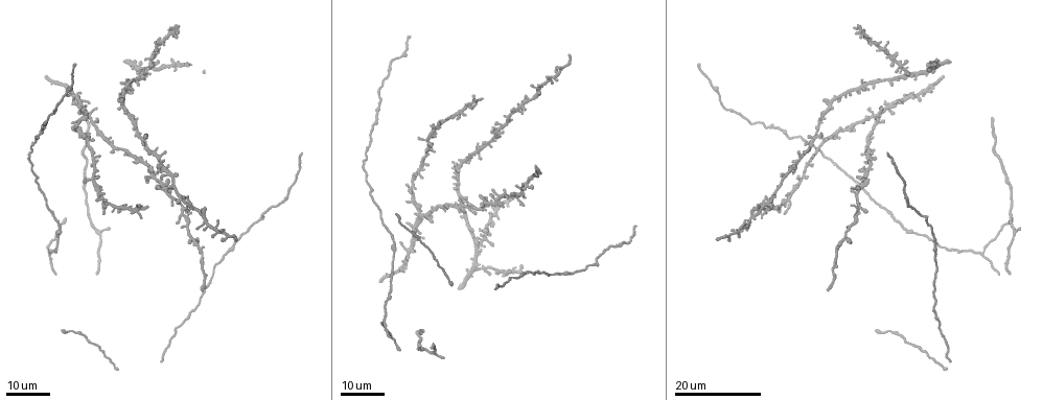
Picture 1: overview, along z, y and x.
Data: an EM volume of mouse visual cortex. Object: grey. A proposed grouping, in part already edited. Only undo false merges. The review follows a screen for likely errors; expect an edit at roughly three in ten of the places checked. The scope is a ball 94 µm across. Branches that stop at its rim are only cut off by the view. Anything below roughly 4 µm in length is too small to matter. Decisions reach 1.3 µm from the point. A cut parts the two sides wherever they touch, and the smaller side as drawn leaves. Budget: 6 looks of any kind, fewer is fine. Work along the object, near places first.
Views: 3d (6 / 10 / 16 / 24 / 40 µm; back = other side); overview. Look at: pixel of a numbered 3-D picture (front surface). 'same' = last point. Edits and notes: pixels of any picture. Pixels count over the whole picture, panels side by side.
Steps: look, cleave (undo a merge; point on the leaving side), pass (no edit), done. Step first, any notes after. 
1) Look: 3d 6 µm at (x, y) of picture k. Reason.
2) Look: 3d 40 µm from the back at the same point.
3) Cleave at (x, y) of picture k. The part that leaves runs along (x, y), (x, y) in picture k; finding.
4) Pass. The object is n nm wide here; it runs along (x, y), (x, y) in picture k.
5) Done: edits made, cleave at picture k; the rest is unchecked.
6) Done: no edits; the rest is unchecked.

Look: 3d 16 µm at (181, 196) of picture 1. Four-way junction.

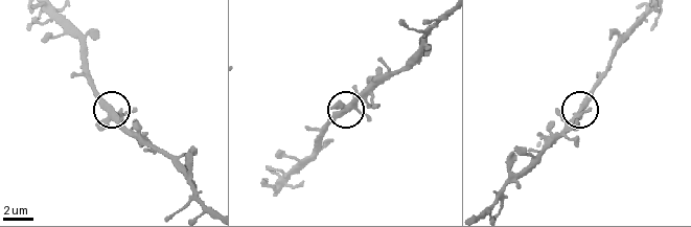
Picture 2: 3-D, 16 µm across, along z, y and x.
Look: 3d 10 µm at (348, 110) of picture 2.

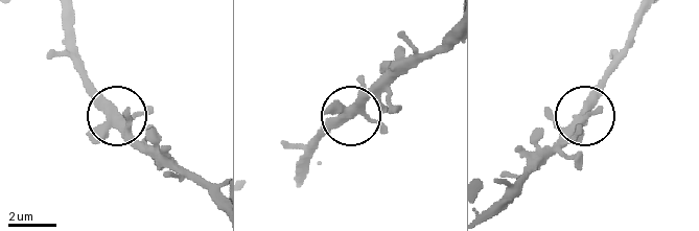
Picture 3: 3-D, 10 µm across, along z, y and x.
Pass. Continuous, no second cell.

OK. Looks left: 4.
Look: 3d 16 µm at (518, 198) of picture 1. Looks like a crossing.

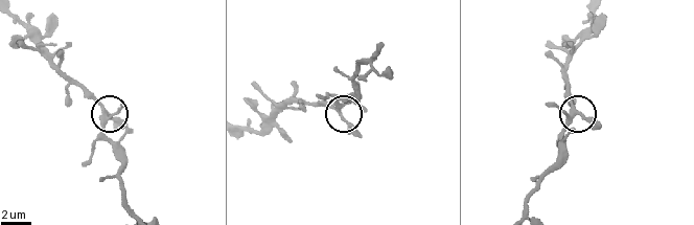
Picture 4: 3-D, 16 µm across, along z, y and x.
Look: 3d 6 µm at (576, 114) of picture 4. Zoom in.

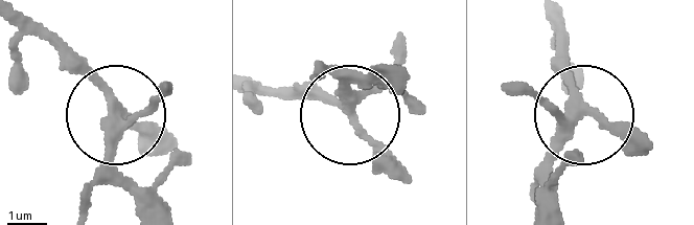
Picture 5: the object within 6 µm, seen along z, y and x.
Pass. The object is 250 nm wide here; all the same cell.

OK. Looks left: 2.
Look: 3d 16 µm at (406, 265) of picture 1. Sudden change in width.

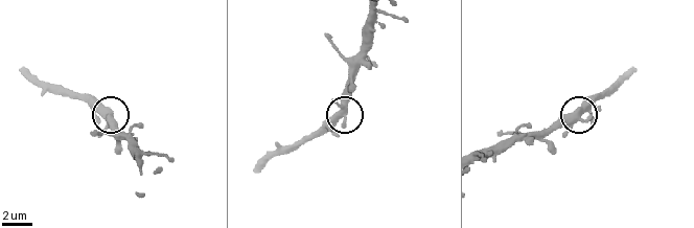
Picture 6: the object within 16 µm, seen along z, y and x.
Look: 3d 6 µm at (577, 121) of picture 6.

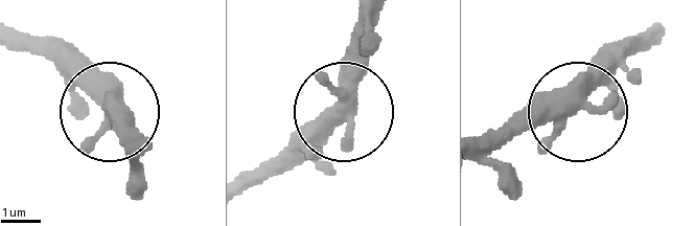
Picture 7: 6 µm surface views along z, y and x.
Pass. Continuous, no second cell.

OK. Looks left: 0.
Done: no edits; the rest is unchecked.

